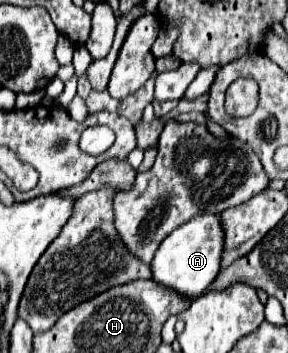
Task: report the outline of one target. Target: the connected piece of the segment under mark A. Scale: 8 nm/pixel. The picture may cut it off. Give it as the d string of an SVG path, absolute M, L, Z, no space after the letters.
M197 216L183 224L181 228L175 228L157 248L153 260L151 260L151 280L175 290L183 298L199 298L215 280L219 272L219 254L223 248L223 230L219 224L219 216Z

